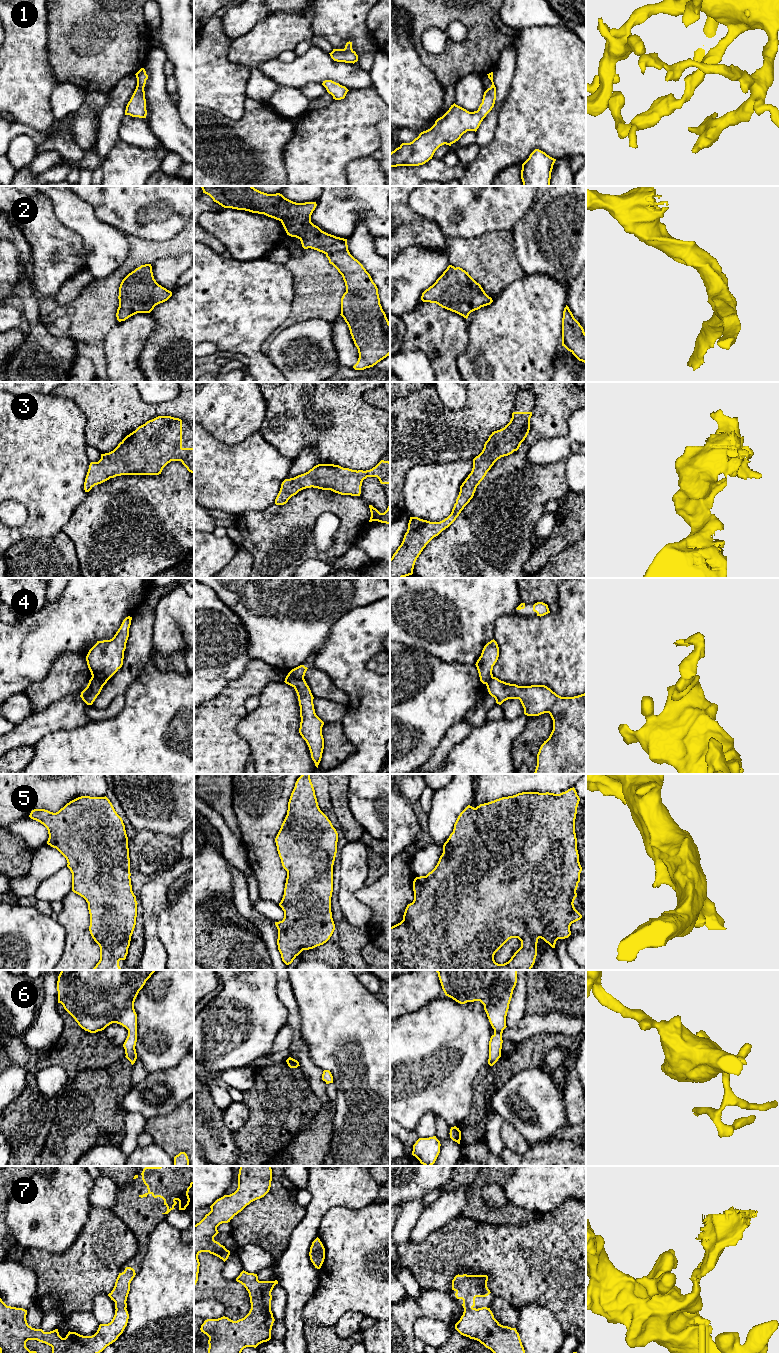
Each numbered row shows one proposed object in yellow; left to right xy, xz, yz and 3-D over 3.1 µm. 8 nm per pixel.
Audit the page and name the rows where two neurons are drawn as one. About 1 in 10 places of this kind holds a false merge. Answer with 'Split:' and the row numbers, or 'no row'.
Split: 4

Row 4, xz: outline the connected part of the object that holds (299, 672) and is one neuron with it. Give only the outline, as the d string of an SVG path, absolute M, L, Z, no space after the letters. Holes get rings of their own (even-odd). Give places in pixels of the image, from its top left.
M300 665L292 669L288 674L297 679L304 679L307 669L308 668L305 667L304 665Z

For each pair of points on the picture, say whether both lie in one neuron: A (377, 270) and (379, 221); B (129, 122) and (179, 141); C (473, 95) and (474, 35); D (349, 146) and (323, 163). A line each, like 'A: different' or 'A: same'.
A: different
B: different
C: different
D: same

